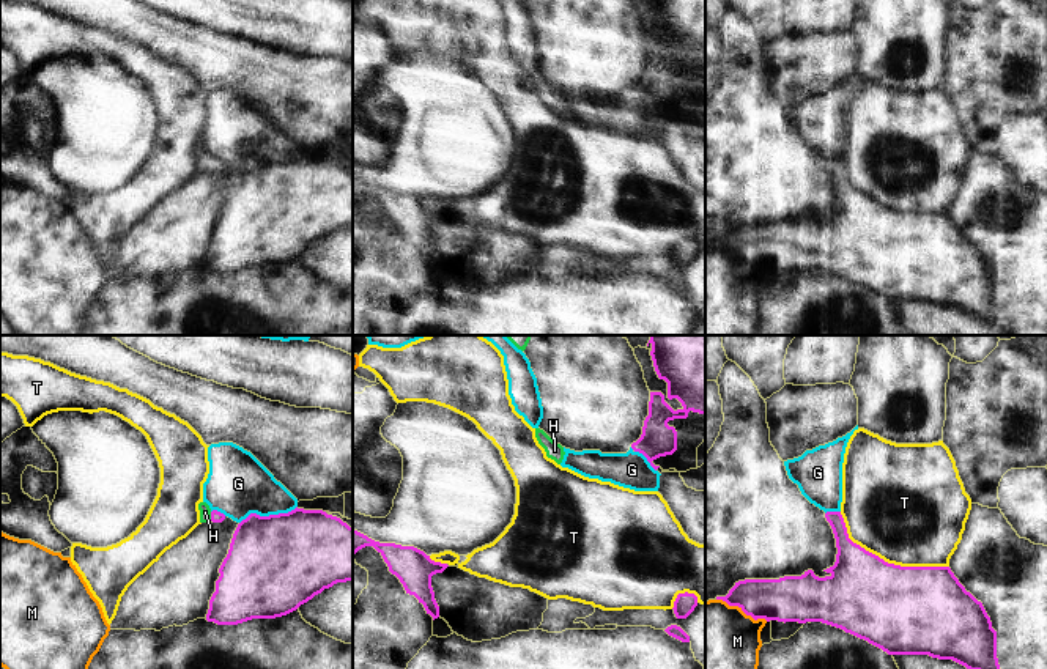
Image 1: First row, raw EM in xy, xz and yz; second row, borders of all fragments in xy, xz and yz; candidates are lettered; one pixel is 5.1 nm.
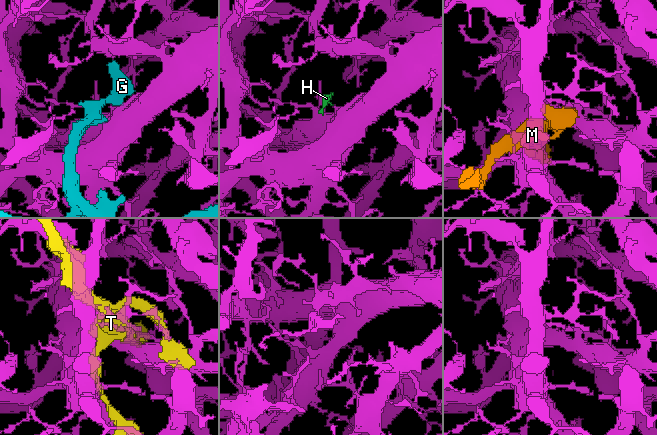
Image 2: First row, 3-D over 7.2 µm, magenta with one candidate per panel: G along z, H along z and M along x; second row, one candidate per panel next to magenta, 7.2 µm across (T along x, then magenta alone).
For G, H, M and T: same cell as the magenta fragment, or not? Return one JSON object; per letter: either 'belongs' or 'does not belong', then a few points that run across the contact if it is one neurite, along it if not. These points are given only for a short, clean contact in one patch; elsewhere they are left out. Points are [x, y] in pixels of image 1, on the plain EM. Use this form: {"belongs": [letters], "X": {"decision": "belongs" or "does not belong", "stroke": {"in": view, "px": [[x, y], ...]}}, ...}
{"belongs": ["H"], "G": {"decision": "does not belong"}, "H": {"decision": "belongs", "stroke": {"in": "xy", "px": [[216, 164], [211, 164], [205, 159]]}}, "M": {"decision": "does not belong"}, "T": {"decision": "does not belong"}}

